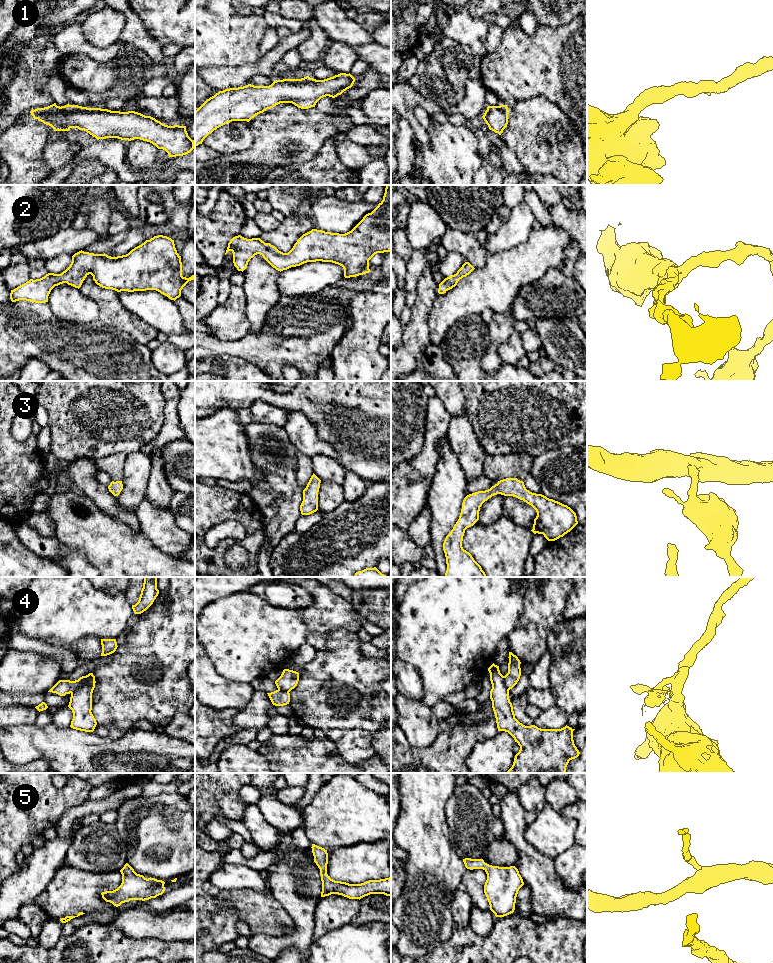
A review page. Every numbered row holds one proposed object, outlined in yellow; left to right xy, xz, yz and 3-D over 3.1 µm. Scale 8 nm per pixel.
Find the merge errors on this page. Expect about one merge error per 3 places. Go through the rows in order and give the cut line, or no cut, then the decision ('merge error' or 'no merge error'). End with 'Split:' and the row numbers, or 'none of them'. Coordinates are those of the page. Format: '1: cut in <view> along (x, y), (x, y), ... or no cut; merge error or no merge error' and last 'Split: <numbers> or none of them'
1: no cut; no merge error
2: no cut; no merge error
3: no cut; no merge error
4: cut in xy along (86, 676), (71, 693); merge error
5: no cut; no merge error
Split: 4

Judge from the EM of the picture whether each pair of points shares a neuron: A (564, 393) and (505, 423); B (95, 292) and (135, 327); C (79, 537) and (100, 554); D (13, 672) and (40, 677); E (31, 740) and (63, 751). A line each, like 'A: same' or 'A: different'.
A: same
B: same
C: same
D: same
E: same

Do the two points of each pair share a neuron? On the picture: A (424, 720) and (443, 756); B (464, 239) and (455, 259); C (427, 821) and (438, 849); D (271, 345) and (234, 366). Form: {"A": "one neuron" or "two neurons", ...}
{"A": "two neurons", "B": "two neurons", "C": "one neuron", "D": "two neurons"}

